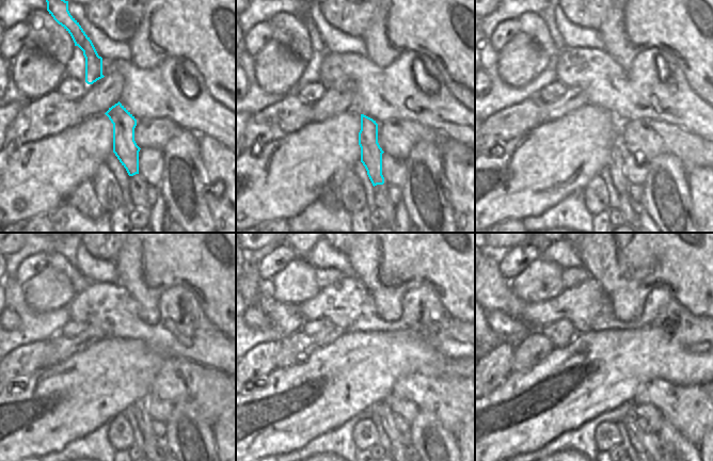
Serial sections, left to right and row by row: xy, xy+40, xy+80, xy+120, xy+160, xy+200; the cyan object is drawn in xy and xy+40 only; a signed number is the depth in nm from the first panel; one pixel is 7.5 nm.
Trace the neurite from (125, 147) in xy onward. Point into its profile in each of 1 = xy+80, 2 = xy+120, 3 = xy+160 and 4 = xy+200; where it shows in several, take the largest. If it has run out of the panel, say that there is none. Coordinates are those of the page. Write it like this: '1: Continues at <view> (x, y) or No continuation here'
1: Continues at xy+80 (616, 163)
2: Continues at xy+120 (144, 420)
3: Continues at xy+160 (381, 411)
4: Continues at xy+200 (647, 443)

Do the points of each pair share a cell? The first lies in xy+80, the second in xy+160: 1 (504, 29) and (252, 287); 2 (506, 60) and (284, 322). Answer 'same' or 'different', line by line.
1: different
2: different

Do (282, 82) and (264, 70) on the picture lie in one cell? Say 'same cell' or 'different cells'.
same cell

